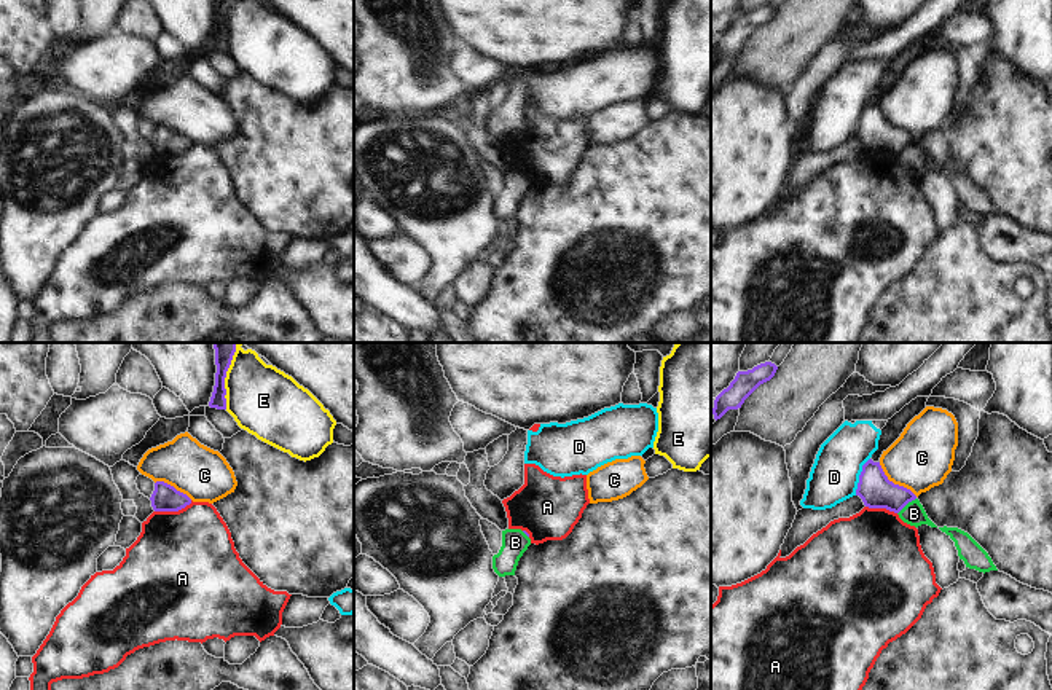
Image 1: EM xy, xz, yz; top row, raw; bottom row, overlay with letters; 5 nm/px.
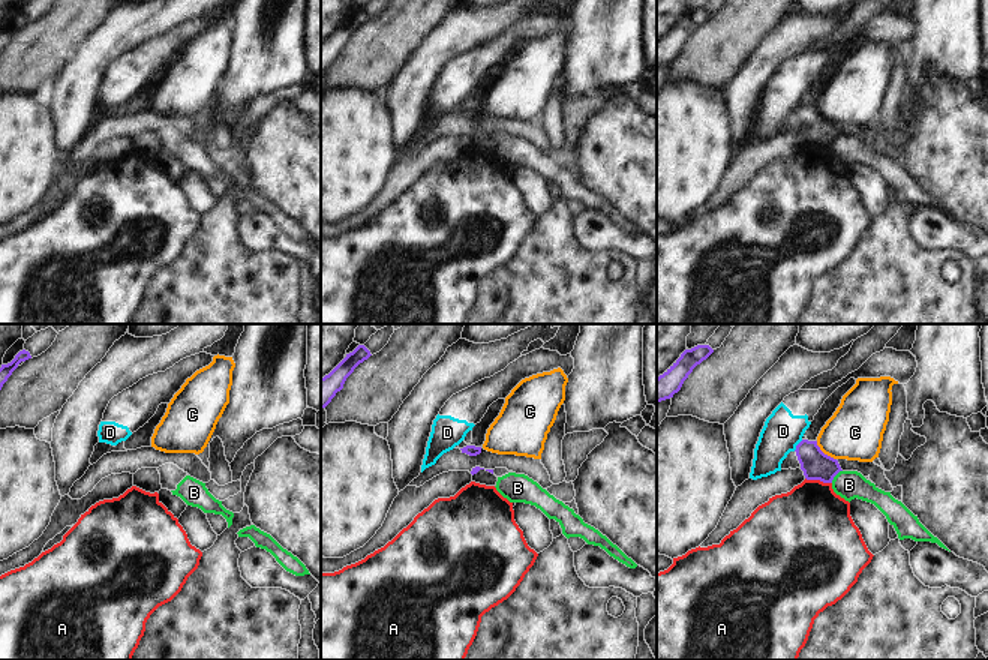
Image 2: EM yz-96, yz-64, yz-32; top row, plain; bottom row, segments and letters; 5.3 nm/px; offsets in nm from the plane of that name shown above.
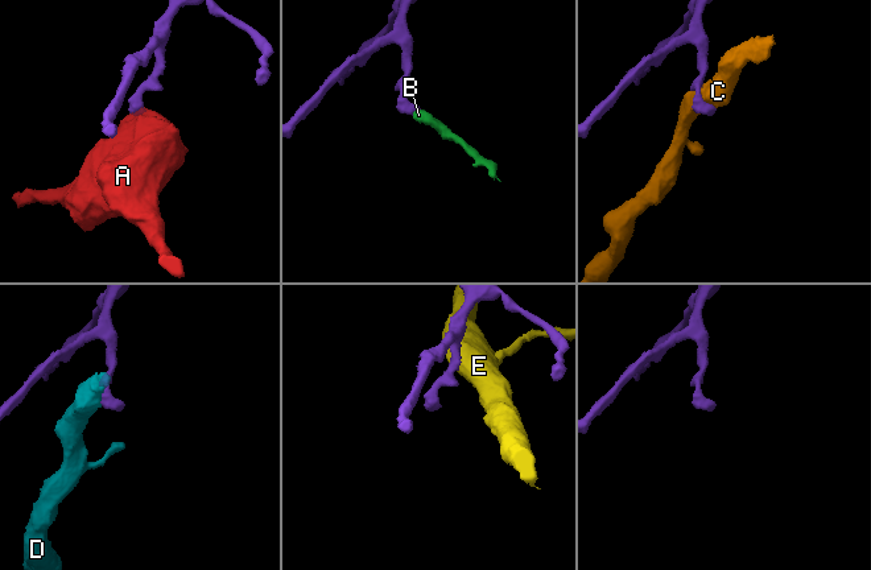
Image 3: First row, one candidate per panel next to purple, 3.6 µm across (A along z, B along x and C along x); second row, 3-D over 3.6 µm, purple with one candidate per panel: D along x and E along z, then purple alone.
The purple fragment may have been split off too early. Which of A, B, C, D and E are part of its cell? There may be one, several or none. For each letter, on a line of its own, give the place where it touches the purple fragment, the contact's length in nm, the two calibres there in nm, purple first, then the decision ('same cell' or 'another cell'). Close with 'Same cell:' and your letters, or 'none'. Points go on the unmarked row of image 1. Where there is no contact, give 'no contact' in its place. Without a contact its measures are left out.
A: xy (172, 153) | 200 nm | 140/480 nm | another cell
B: yz (906, 147) | 130 nm | 170/120 nm | another cell
C: yz (893, 126) | 260 nm | 170/320 nm | another cell
D: yz (859, 120) | 200 nm | 170/240 nm | another cell
E: xy (223, 26) | 260 nm | 80/360 nm | another cell
Same cell: none

